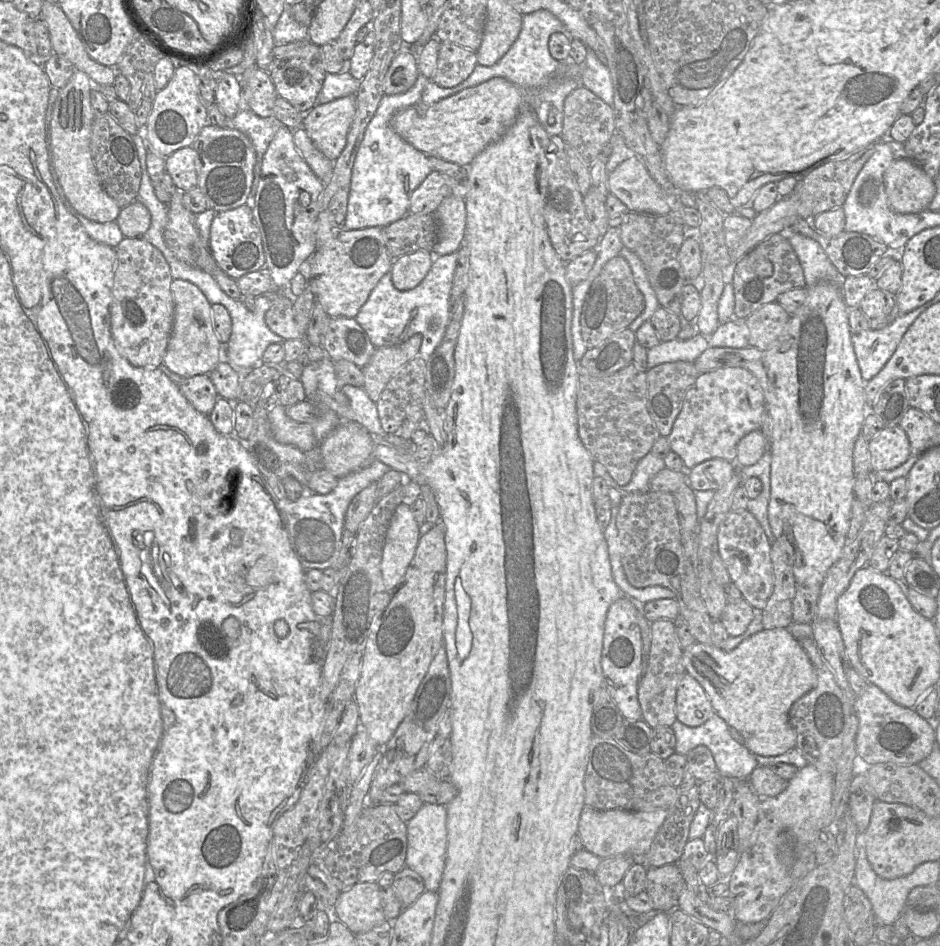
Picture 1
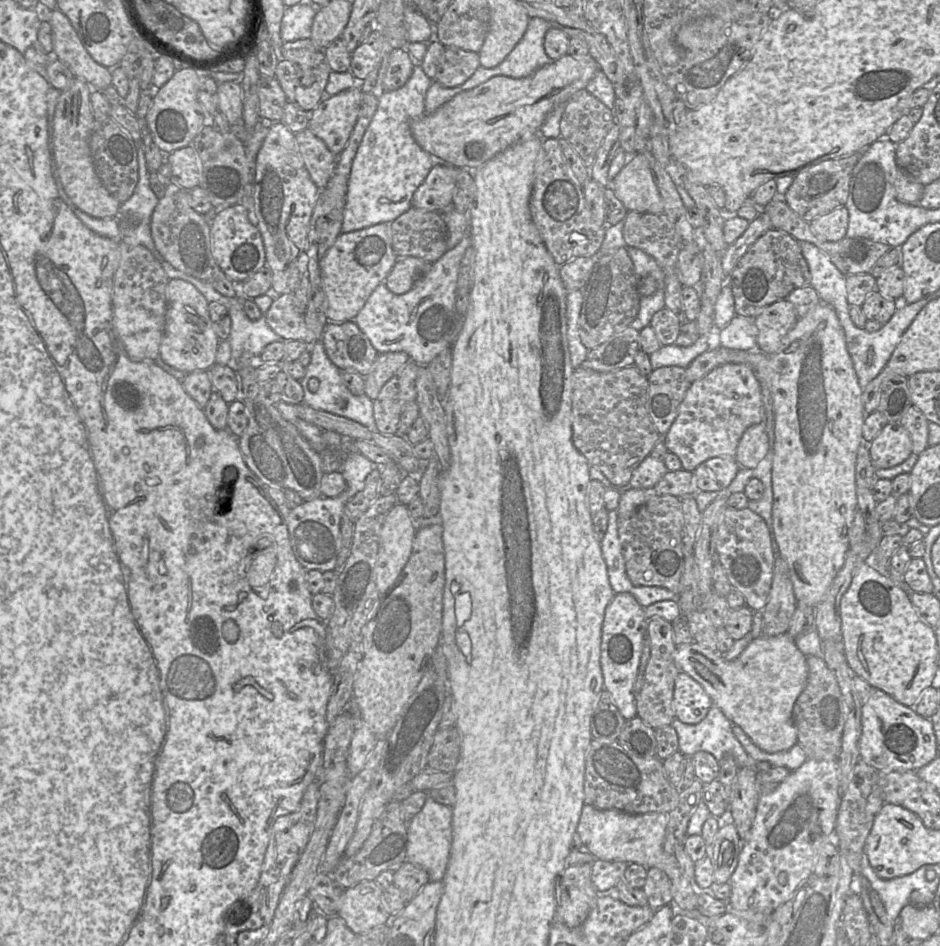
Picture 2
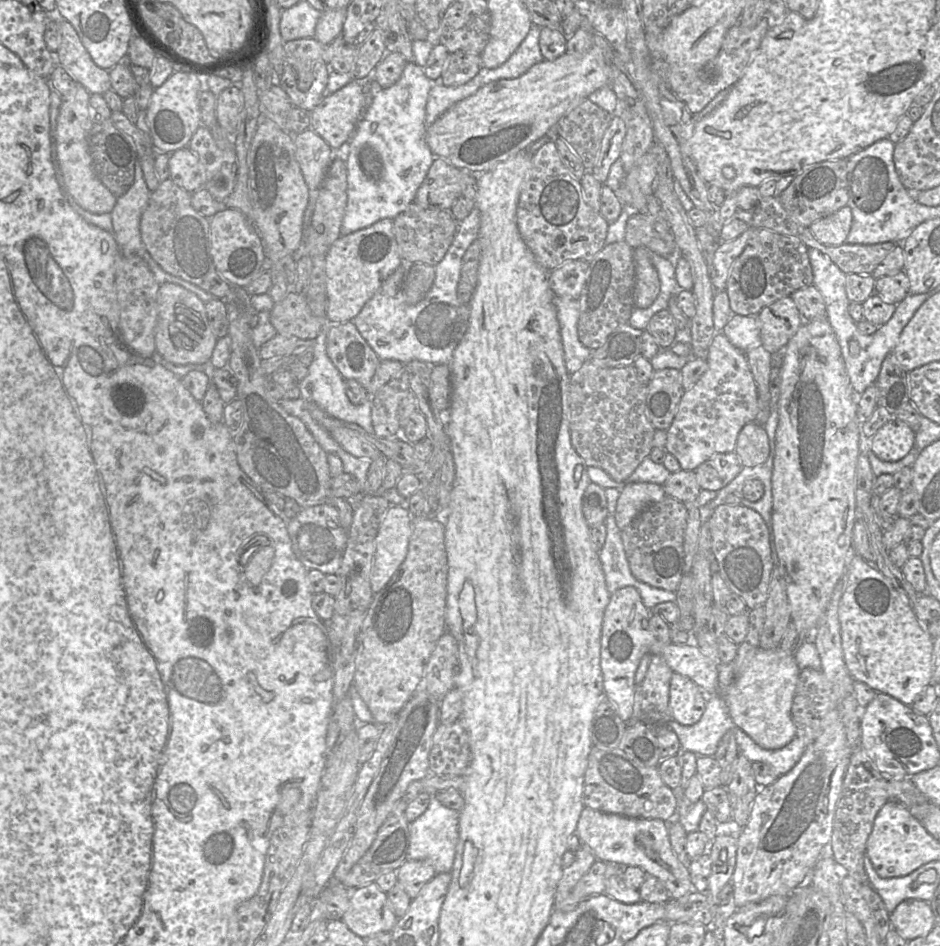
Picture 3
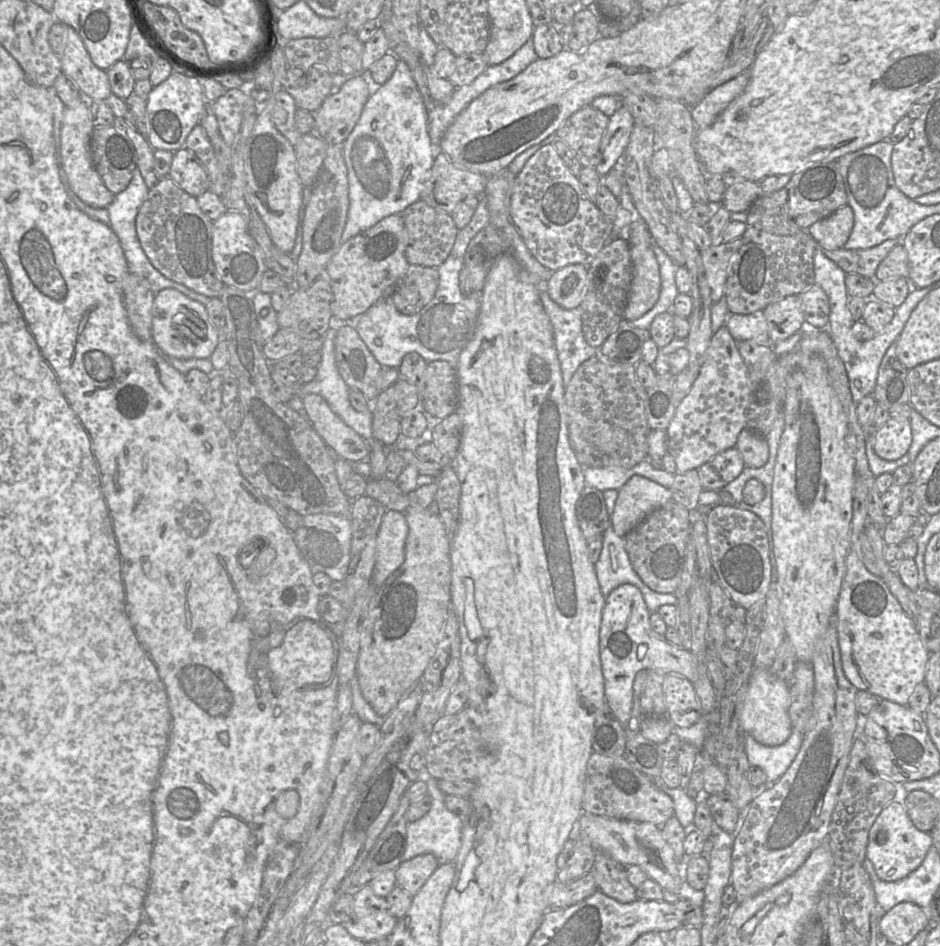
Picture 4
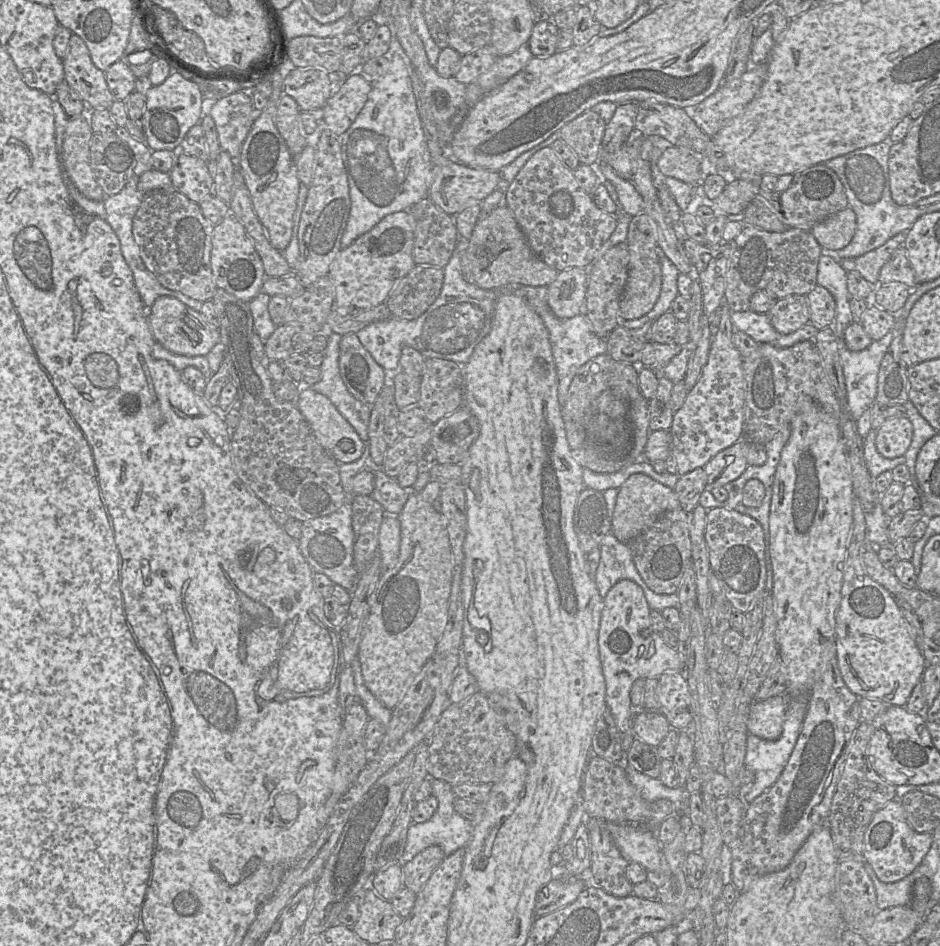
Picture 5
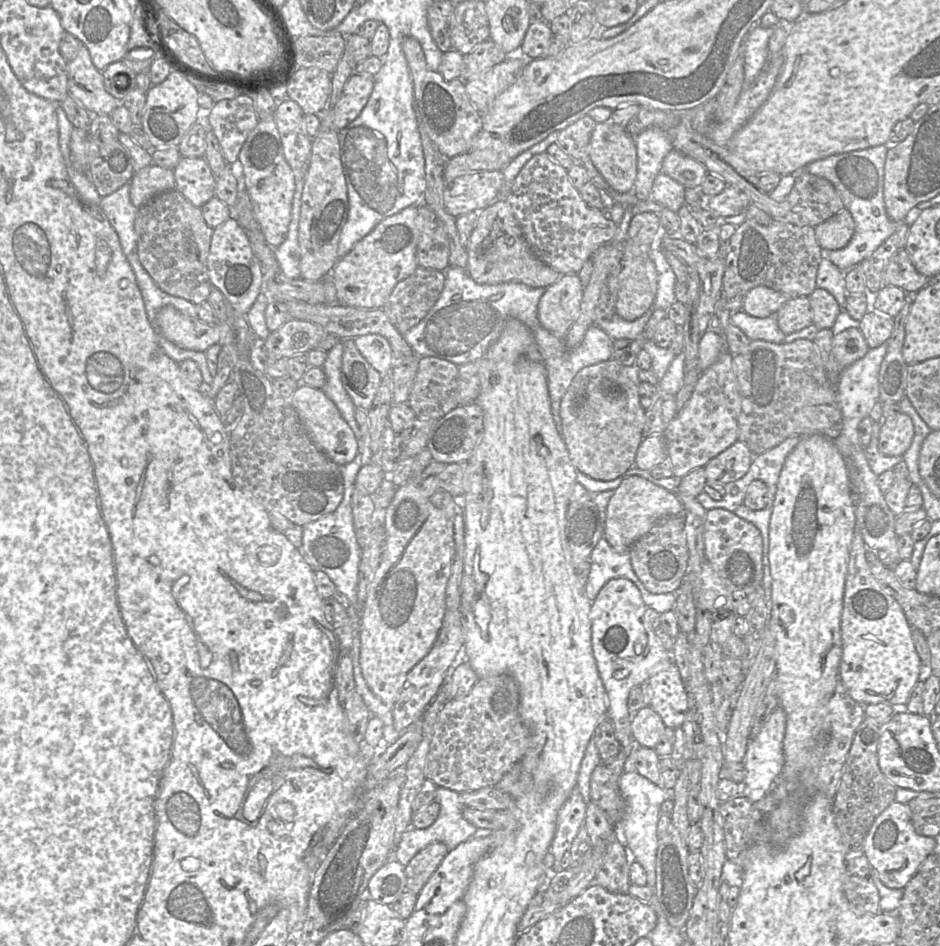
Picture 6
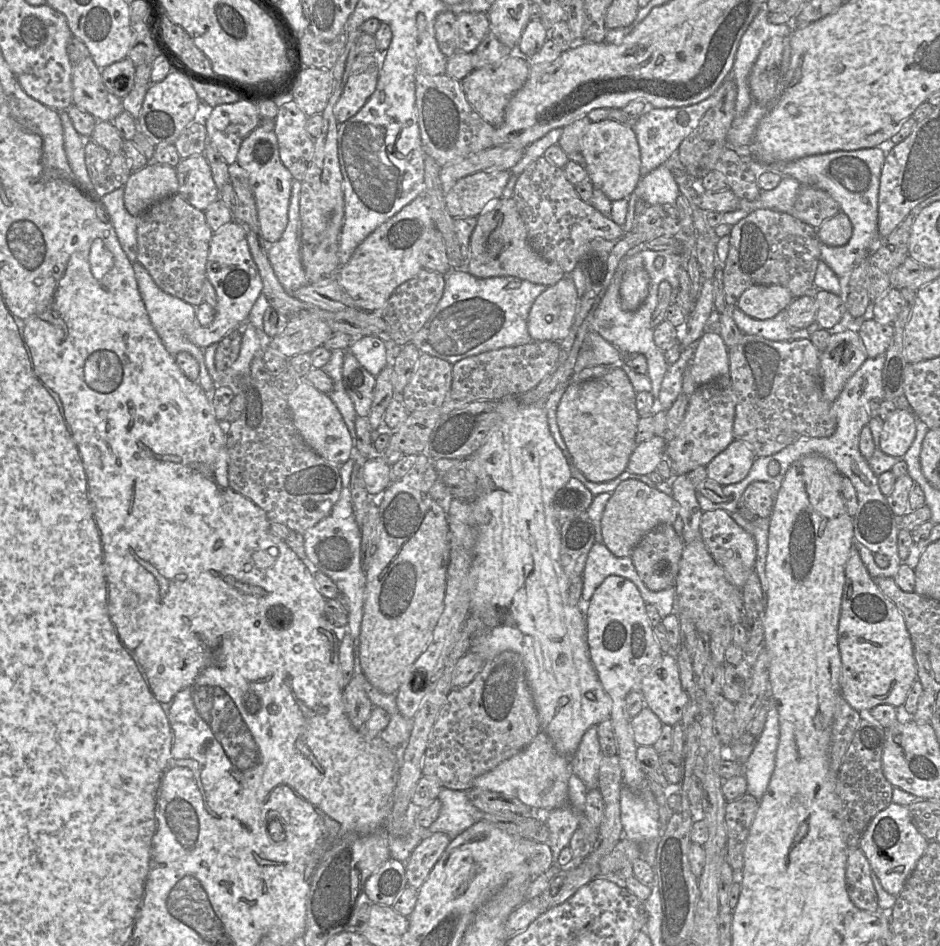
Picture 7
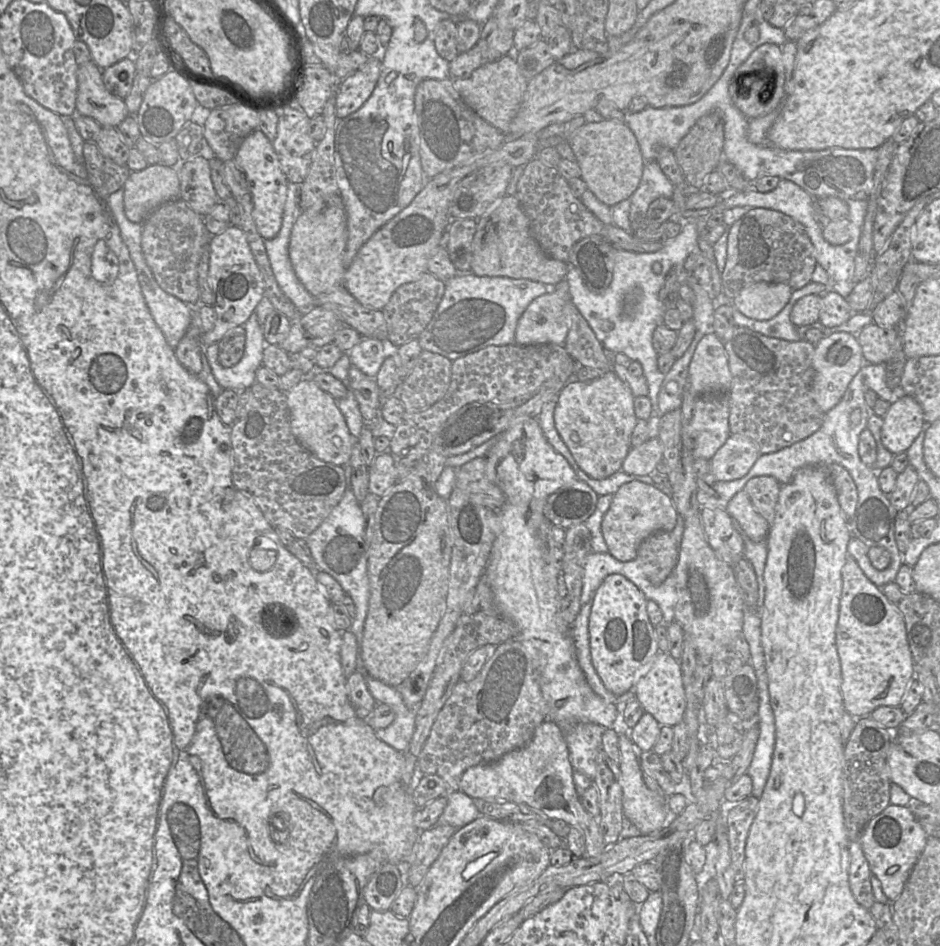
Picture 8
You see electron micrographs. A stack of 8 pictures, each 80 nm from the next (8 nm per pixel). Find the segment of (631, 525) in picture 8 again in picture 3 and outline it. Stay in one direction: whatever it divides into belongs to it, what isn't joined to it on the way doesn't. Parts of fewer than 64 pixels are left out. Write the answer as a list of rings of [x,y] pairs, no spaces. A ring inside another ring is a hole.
[[[637,482],[626,485],[620,492],[614,515],[619,529],[627,527],[648,506],[663,500],[662,485]]]

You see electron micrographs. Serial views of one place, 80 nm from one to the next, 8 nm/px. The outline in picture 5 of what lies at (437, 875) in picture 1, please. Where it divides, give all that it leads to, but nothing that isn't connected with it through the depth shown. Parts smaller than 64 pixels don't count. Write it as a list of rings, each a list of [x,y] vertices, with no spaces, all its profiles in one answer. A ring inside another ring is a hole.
[[[427,779],[431,783],[432,795],[437,799],[438,807],[428,821],[412,823],[409,826],[404,852],[398,861],[398,864],[401,866],[409,862],[416,854],[432,845],[440,846],[445,855],[448,856],[459,848],[465,847],[473,835],[474,826],[454,810],[453,804],[456,796],[452,786],[438,779]]]

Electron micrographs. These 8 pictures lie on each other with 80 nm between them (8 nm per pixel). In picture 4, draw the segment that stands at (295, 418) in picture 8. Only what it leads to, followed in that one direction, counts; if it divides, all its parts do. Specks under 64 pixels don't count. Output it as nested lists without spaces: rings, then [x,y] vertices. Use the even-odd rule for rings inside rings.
[[[305,395],[303,404],[315,431],[340,457],[349,462],[368,458],[371,451],[369,442],[345,424],[320,395]]]

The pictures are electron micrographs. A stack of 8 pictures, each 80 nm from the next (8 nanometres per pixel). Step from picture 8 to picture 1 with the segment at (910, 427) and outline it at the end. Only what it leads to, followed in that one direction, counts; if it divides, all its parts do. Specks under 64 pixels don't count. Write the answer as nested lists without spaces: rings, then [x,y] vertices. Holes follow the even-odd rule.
[[[887,426],[869,442],[874,472],[890,471],[905,463],[911,456],[906,432],[899,426]]]

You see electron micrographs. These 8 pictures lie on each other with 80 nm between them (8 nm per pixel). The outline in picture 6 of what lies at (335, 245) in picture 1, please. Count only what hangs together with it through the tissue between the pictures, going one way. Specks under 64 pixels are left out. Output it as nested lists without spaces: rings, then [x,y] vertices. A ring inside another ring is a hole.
[[[411,205],[385,218],[351,251],[339,258],[330,276],[340,305],[383,308],[394,287],[418,268],[416,249],[420,238],[417,227],[418,206]]]

